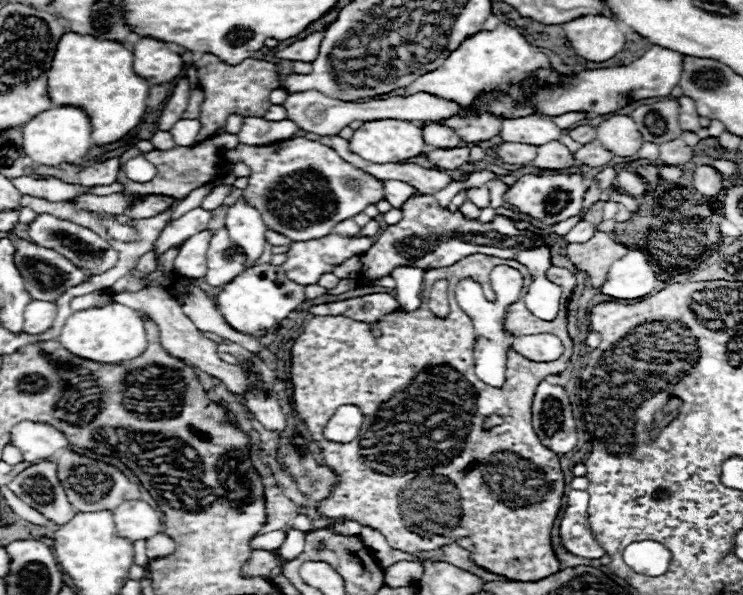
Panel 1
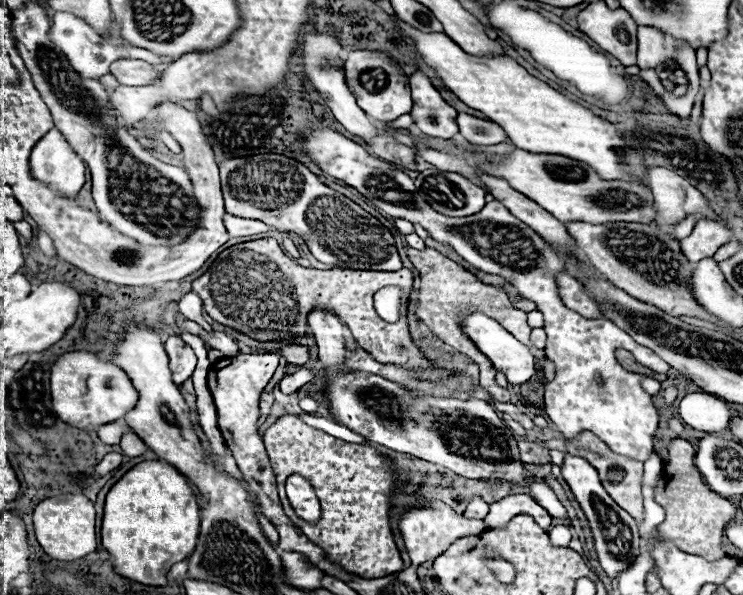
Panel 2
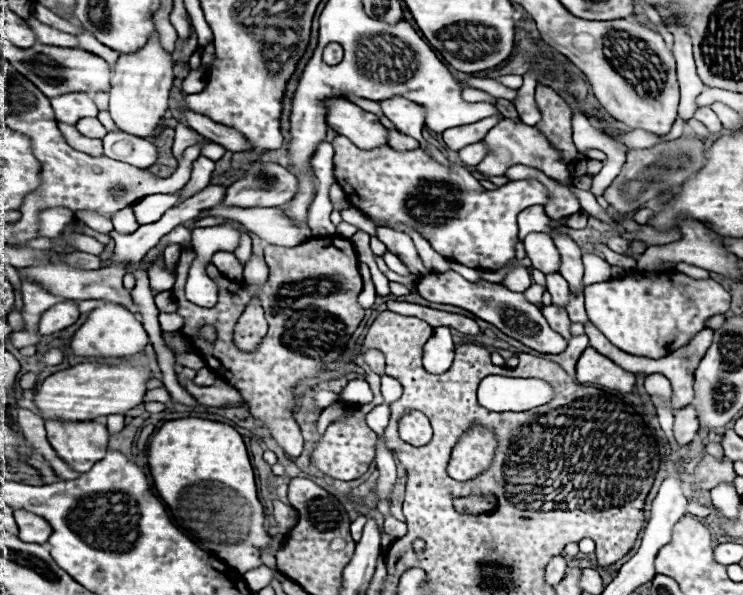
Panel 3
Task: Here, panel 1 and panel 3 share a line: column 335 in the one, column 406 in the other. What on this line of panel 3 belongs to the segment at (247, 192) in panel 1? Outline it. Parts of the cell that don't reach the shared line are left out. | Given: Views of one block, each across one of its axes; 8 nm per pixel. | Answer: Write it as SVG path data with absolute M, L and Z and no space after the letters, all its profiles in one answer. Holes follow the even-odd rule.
M336 136L334 142L334 174L336 182L346 192L348 202L358 208L362 214L380 220L382 226L396 228L396 224L406 224L426 238L432 248L448 260L470 268L498 270L504 268L510 260L516 258L516 242L518 242L518 226L516 216L534 204L546 204L548 192L536 180L518 180L508 182L496 190L486 190L480 182L470 174L468 168L450 162L450 166L438 164L424 150L412 152L396 152L390 146L380 146L374 150L362 150L354 146L348 138Z

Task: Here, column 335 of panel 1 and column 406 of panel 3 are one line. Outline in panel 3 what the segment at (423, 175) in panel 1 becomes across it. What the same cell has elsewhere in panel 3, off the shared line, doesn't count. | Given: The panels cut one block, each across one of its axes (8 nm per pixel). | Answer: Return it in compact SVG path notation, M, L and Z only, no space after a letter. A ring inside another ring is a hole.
M388 130L388 136L386 136L386 138L388 138L388 146L392 146L394 150L400 150L400 152L420 148L420 146L418 146L418 140L412 140L410 136L400 134L398 130Z

